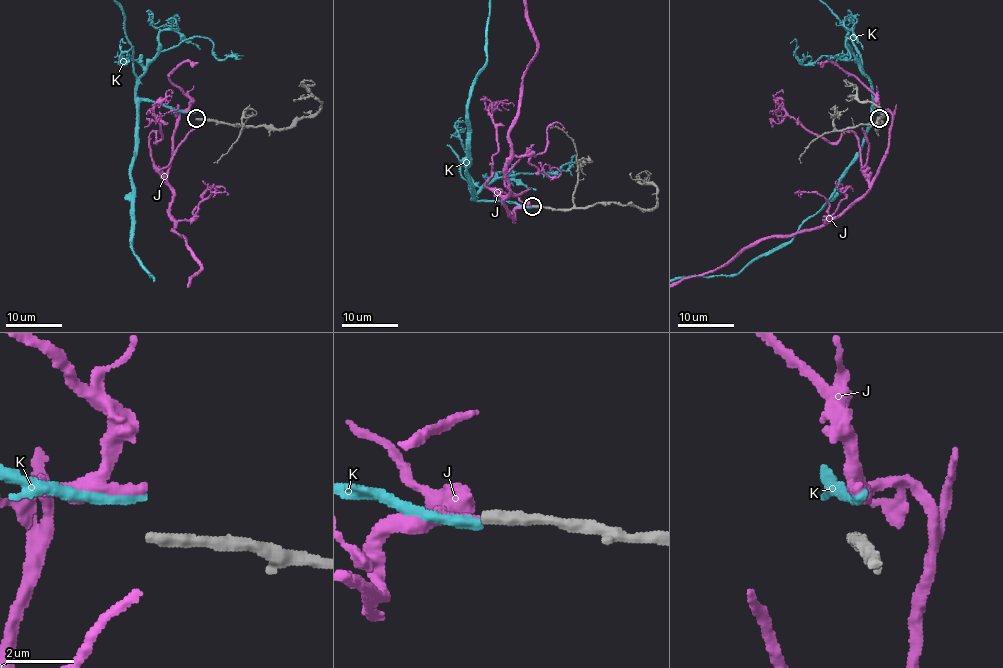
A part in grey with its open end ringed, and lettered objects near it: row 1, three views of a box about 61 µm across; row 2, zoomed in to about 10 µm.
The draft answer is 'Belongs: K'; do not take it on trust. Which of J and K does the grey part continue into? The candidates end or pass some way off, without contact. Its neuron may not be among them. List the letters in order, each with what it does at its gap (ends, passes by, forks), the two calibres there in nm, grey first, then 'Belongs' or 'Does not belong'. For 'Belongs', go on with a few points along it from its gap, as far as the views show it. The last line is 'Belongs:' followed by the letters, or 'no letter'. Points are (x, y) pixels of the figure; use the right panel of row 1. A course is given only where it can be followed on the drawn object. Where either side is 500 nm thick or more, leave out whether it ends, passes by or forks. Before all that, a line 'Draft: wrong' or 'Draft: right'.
Draft: right
J: It ends there. Thickness 360 nm (grey) against 280 nm. Does not belong
K: It ends there. Thickness 360 nm (grey) against 400 nm. Belongs
Belongs: K

